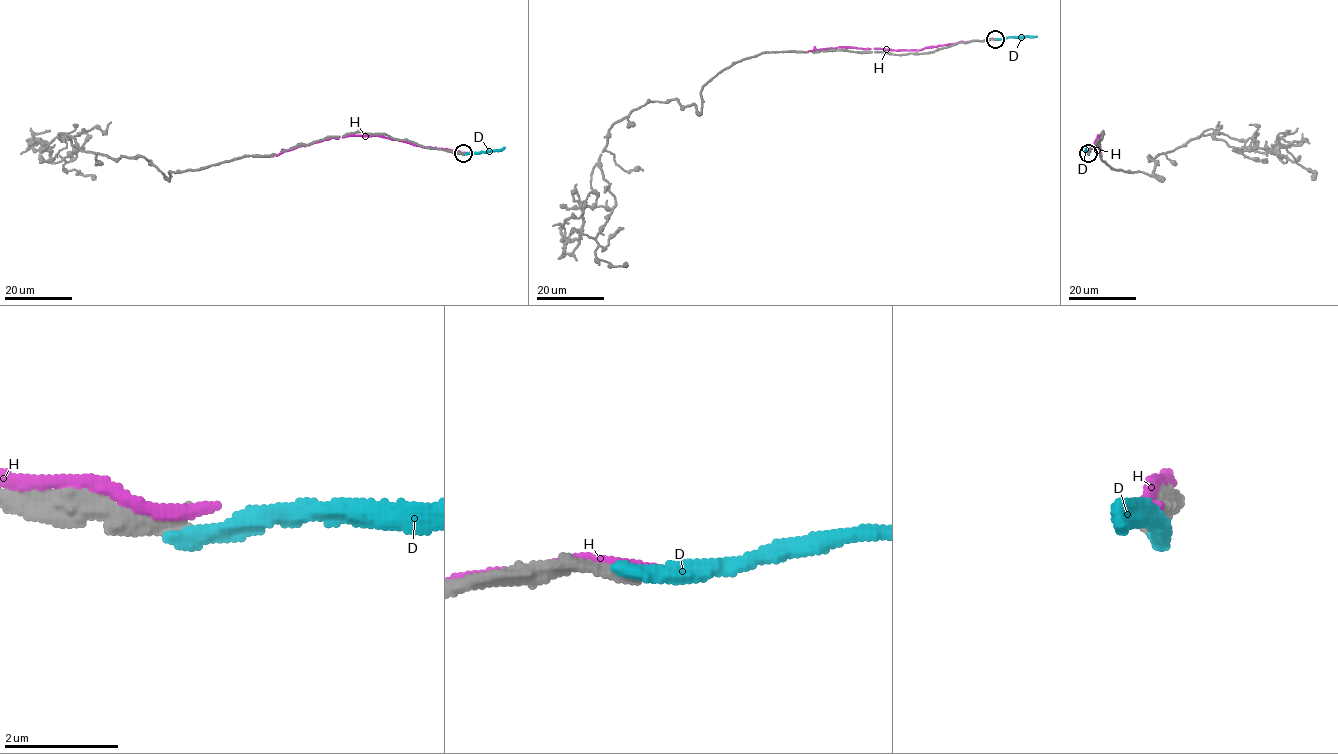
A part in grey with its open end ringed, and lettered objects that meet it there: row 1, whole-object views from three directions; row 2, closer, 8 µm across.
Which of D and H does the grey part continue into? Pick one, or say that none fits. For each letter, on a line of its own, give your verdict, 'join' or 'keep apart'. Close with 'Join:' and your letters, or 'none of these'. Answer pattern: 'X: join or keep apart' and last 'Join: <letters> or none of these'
D: keep apart
H: keep apart
Join: none of these

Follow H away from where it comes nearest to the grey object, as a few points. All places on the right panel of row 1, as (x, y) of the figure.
H: (1089, 152), (1099, 135), (1096, 146), (1101, 156)

